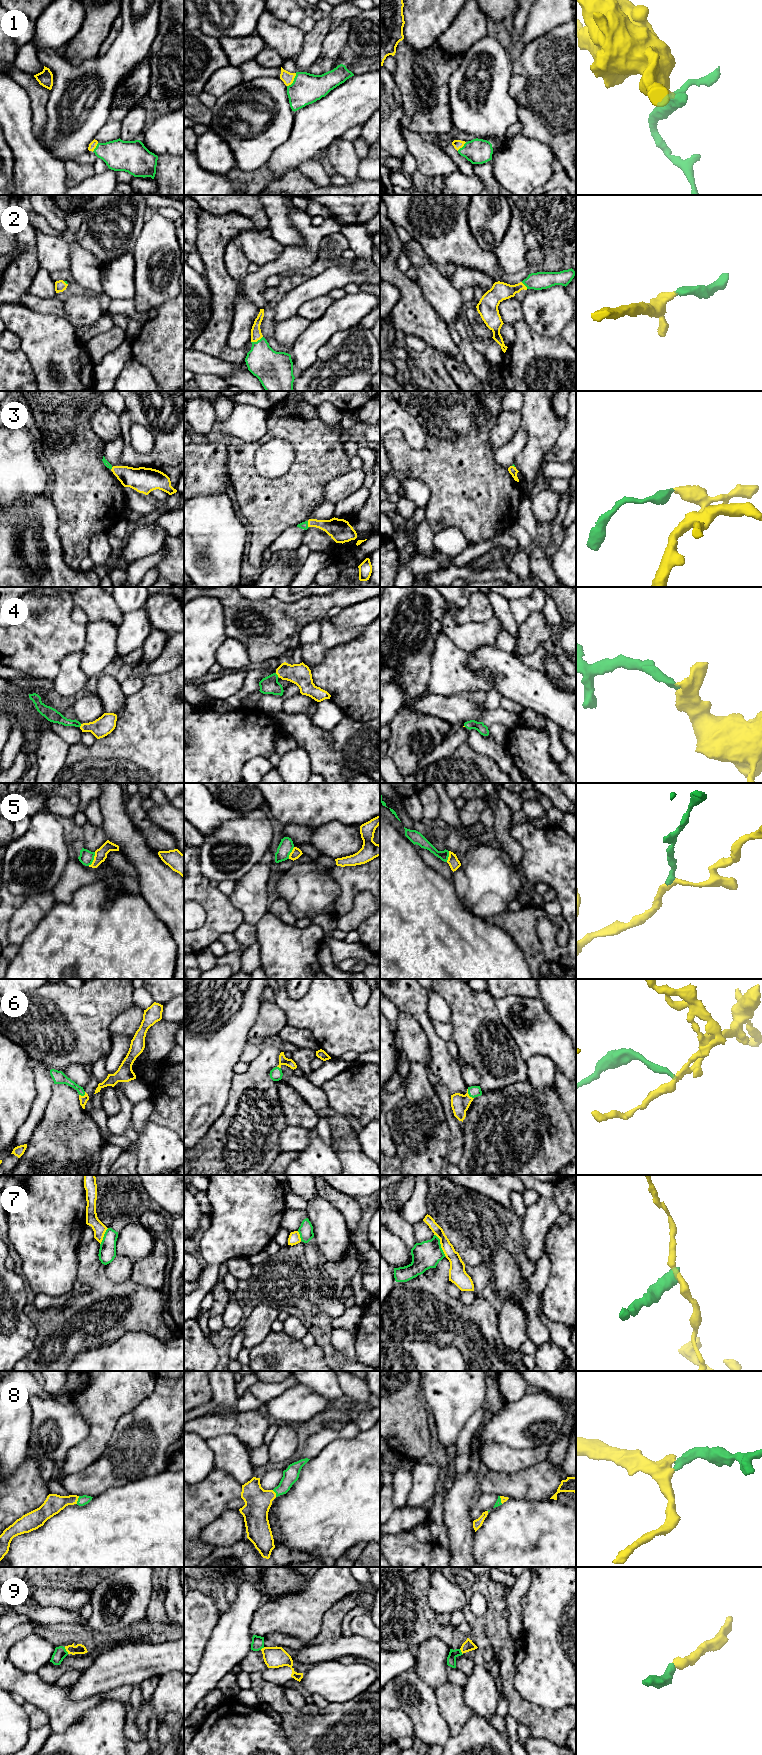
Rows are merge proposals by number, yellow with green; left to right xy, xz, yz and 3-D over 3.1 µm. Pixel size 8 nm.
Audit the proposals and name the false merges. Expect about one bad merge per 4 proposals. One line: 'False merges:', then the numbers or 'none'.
False merges: 5, 7

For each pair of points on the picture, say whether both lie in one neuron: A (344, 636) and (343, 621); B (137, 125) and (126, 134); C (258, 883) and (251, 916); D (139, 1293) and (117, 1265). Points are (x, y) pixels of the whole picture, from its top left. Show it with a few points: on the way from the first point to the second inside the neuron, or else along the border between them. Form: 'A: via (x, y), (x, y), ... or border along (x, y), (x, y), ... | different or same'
A: border along (325, 619), (340, 628), (364, 626) | different
B: via (134, 127), (129, 132) | same
C: via (252, 891), (252, 908) | same
D: border along (105, 1272), (114, 1282), (124, 1282), (130, 1278) | different

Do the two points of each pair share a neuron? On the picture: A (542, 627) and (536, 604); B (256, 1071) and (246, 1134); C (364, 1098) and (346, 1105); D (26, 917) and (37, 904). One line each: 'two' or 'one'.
A: two
B: one
C: one
D: one

